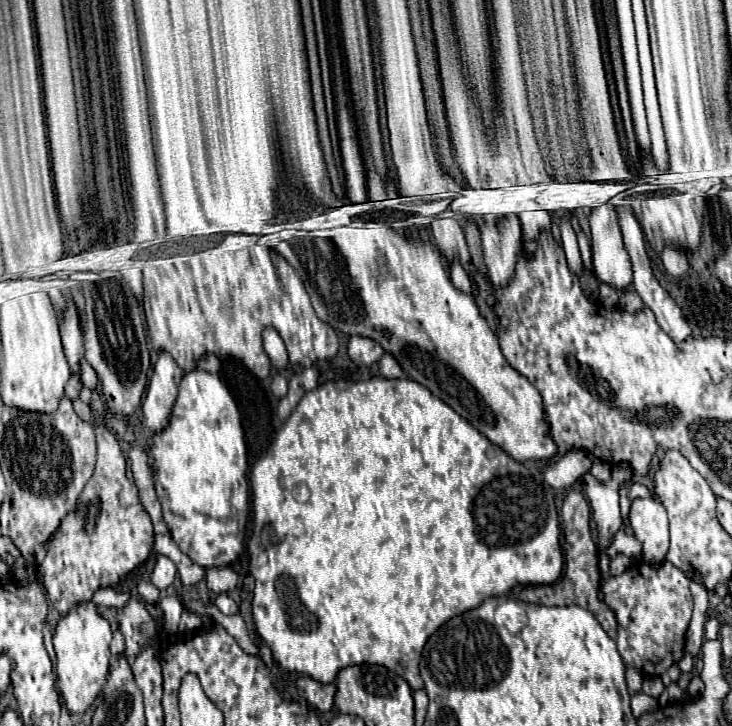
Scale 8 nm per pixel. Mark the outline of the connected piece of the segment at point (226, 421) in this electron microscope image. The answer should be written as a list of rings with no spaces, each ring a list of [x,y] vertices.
[[[191,370],[183,376],[169,424],[151,436],[149,456],[153,458],[155,490],[161,502],[163,520],[181,552],[203,568],[221,568],[235,563],[243,550],[245,524],[249,516],[247,448],[237,404],[218,375],[205,370]]]

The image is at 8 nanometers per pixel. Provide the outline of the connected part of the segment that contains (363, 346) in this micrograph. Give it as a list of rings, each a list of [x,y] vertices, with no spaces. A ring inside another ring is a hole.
[[[351,336],[347,342],[347,356],[353,364],[369,368],[371,364],[375,364],[383,356],[383,348],[369,338]]]

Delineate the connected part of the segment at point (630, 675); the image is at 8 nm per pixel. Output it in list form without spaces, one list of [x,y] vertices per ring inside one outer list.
[[[635,668],[626,669],[626,684],[629,694],[635,696],[637,692],[641,692],[641,686],[643,686],[643,672],[635,670]]]

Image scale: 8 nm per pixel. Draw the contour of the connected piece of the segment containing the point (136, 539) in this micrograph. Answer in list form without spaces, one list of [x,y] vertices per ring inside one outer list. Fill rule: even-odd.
[[[75,400],[77,416],[95,426],[97,466],[77,500],[77,510],[69,512],[53,536],[47,540],[47,556],[39,564],[39,576],[47,588],[47,598],[67,614],[75,602],[91,600],[99,588],[117,586],[117,582],[141,566],[153,551],[154,529],[147,512],[137,502],[137,488],[127,478],[127,464],[119,440],[105,422],[95,422],[89,404]]]

